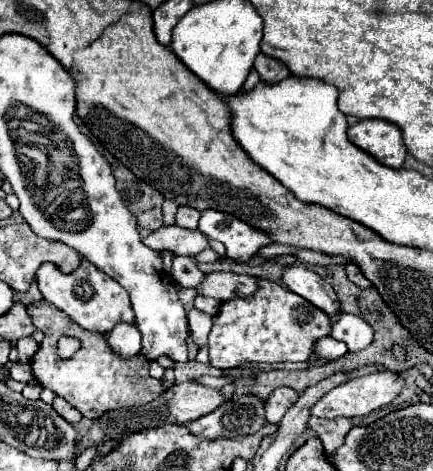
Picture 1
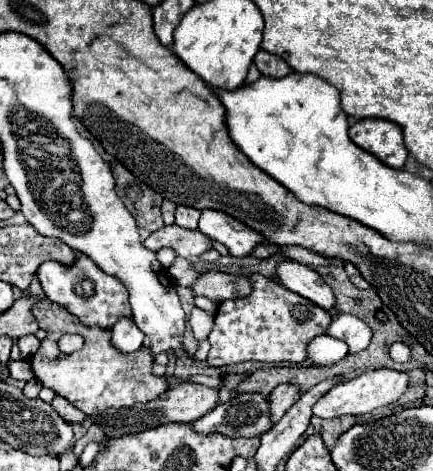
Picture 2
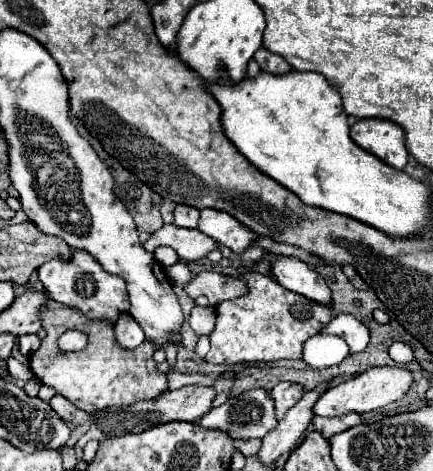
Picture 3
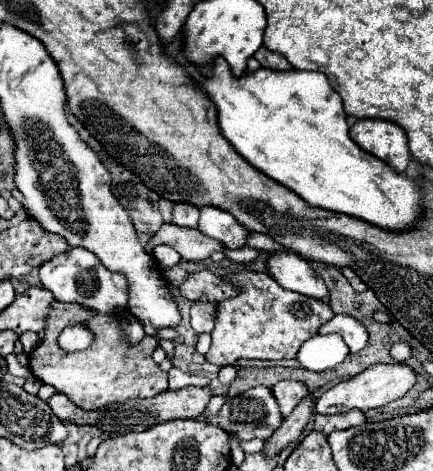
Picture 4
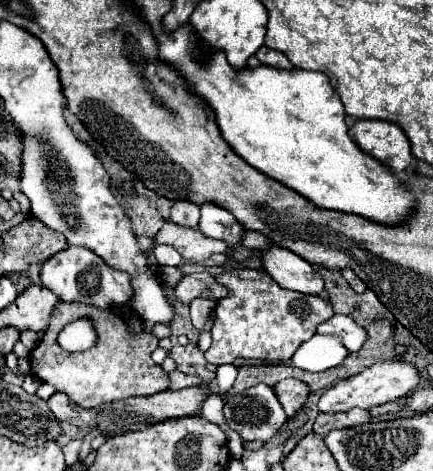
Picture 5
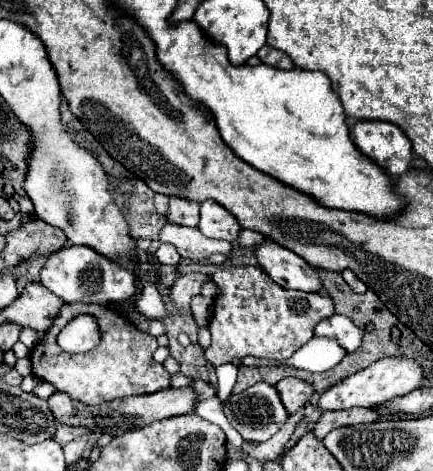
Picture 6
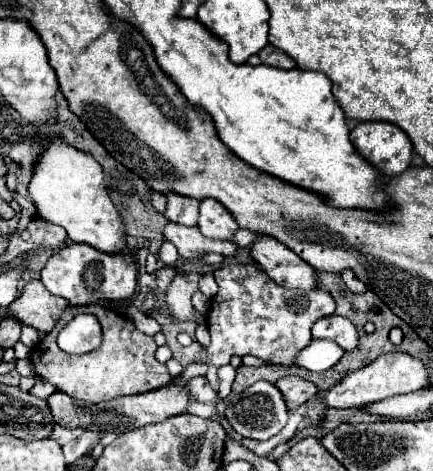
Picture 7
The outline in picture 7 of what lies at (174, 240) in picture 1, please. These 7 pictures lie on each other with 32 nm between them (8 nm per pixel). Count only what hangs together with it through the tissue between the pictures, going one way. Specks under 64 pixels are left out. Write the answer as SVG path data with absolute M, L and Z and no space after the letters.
M170 222L164 228L164 238L170 240L178 248L178 254L188 260L200 258L210 252L216 252L228 258L228 256L234 256L238 250L238 246L230 240L212 240L212 238L206 238L196 226L184 226L174 222Z

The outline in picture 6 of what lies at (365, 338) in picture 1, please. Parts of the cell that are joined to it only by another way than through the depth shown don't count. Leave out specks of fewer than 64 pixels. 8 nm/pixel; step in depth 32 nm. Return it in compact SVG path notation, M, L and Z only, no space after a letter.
M334 314L326 320L320 320L314 328L314 336L324 336L324 338L334 338L346 352L354 352L360 342L362 342L362 332L348 320L346 316Z

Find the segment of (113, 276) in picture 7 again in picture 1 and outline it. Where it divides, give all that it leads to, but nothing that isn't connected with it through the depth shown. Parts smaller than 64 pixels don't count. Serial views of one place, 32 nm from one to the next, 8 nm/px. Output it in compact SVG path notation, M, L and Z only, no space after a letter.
M86 258L70 274L64 274L64 272L60 272L60 268L56 268L56 264L46 262L36 272L36 280L38 280L42 296L48 302L52 302L56 308L64 310L76 324L80 324L86 330L96 330L96 332L108 334L108 332L112 332L112 328L118 322L134 322L134 312L130 306L128 292L112 276L100 272Z

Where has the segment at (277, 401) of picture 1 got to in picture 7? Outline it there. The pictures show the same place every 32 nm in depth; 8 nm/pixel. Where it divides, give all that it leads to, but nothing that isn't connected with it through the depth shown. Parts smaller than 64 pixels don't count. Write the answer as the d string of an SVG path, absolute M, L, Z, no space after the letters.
M284 376L276 382L276 388L280 392L284 392L284 400L288 404L288 410L298 408L300 404L304 404L306 400L310 400L312 396L318 394L318 388L300 376Z

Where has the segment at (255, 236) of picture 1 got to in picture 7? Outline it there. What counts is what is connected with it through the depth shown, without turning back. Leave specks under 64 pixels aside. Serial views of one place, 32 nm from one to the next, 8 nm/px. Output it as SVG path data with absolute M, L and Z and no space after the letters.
M214 198L200 200L198 228L204 236L218 238L218 240L232 240L234 232L238 230L232 214Z

